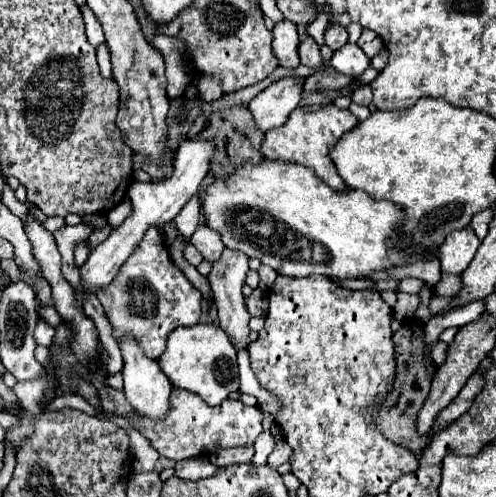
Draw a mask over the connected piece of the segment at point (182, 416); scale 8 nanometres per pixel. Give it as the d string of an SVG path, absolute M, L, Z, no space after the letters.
M174 388L170 394L170 404L170 418L166 418L166 422L146 422L144 418L138 418L138 424L134 424L152 442L152 446L170 460L184 460L190 456L200 456L204 452L214 454L220 448L254 444L262 432L260 408L246 406L240 400L228 398L212 408L196 394Z

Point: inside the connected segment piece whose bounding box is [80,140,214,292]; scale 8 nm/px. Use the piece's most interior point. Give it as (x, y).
(155, 205)

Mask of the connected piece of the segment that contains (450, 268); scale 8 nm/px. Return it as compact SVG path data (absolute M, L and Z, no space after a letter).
M470 224L466 228L454 230L452 234L446 236L444 244L438 250L438 260L442 264L442 270L452 274L462 274L466 266L472 262L478 246L480 240Z

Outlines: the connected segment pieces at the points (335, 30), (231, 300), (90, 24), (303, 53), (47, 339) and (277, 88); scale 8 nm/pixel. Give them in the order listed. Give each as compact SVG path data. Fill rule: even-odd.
M338 24L326 28L326 32L324 32L324 42L326 42L326 46L328 46L332 52L336 52L338 48L342 48L342 46L348 42L348 32L346 32L346 28L344 28L344 26L338 26Z
M224 248L222 256L218 262L214 262L212 272L208 274L208 282L210 288L214 292L214 302L218 306L218 318L220 318L220 326L224 332L230 334L230 342L236 348L248 348L248 320L250 320L250 312L246 308L244 296L242 296L242 286L244 286L244 278L248 272L248 256L238 252L238 250L230 250Z
M82 8L82 16L86 22L86 36L88 36L90 44L98 46L100 42L104 42L104 30L102 30L102 24L96 20L94 12L88 8Z
M308 36L308 38L304 38L304 40L300 42L298 52L300 52L300 62L302 62L304 66L314 68L314 66L320 66L320 64L322 64L320 46L314 42L314 38L312 38L312 36Z
M38 320L38 326L36 326L36 332L34 332L34 338L36 338L36 344L44 344L44 346L50 346L52 342L52 336L54 336L54 328L50 324L46 324L44 320Z
M288 76L270 84L256 98L252 98L252 102L248 104L248 110L254 118L256 128L260 128L262 132L268 132L276 126L282 126L290 118L300 98L302 98L300 78Z

